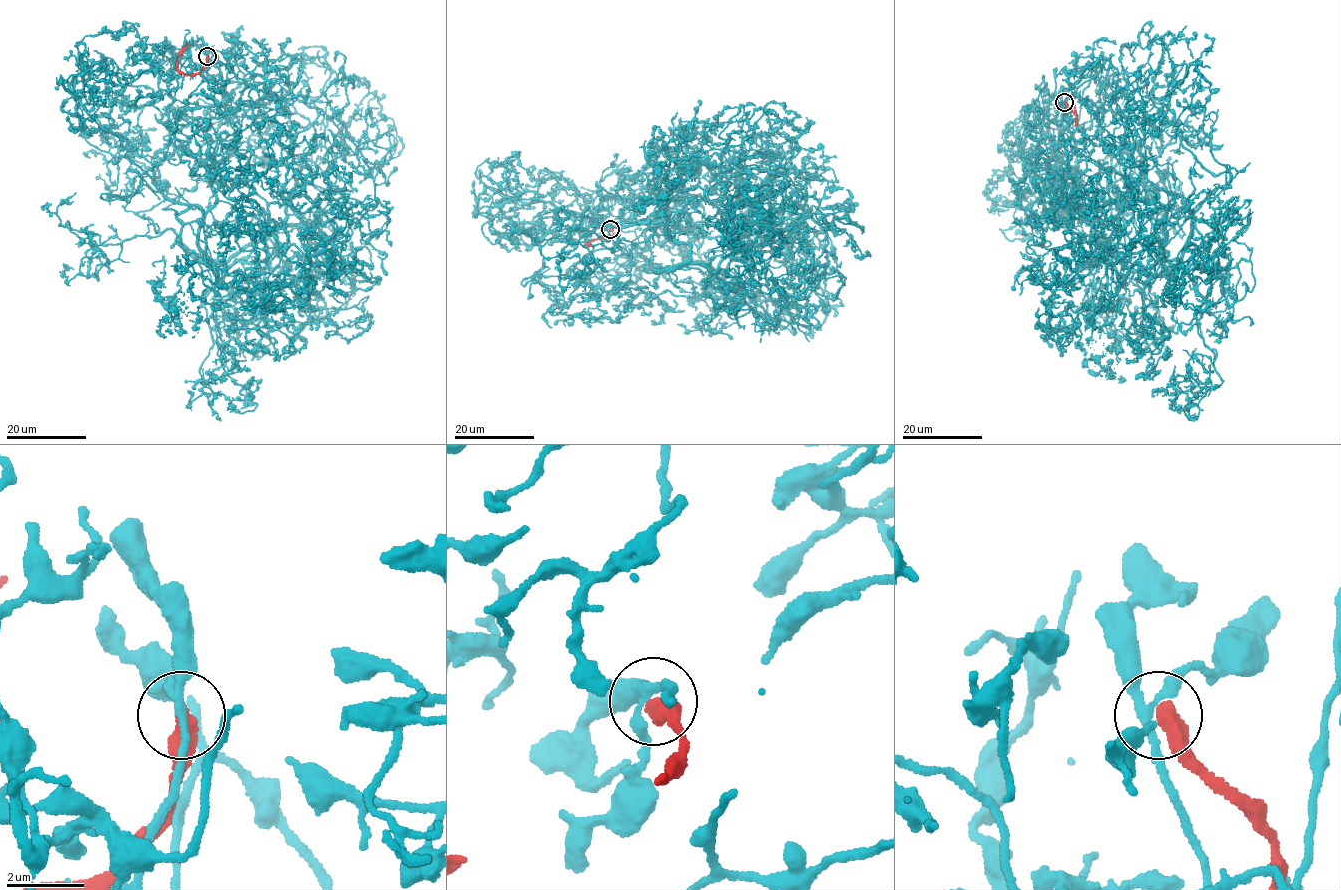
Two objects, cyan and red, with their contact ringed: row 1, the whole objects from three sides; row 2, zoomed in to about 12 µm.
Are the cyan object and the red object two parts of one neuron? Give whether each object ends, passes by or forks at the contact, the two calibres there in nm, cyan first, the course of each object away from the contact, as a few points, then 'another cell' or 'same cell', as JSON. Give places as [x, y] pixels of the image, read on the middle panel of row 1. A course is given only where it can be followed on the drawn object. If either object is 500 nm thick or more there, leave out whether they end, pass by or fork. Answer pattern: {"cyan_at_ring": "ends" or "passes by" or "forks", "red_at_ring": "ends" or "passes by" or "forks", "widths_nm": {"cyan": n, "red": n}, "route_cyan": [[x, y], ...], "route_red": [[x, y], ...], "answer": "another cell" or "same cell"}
{"widths_nm": {"cyan": 190, "red": 500}, "route_cyan": [[610, 228], [642, 251], [669, 215], [738, 288], [747, 253], [824, 230], [787, 171], [741, 203]], "route_red": [[610, 229], [613, 234], [609, 237], [596, 238], [585, 246], [591, 245]], "answer": "another cell"}

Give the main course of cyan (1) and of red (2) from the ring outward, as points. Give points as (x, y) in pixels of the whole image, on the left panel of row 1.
1: (207, 55), (224, 84), (207, 262), (282, 225), (300, 187), (372, 209), (344, 248), (298, 186)
2: (207, 56), (204, 67), (198, 73), (184, 74), (178, 69), (179, 52), (189, 42)

